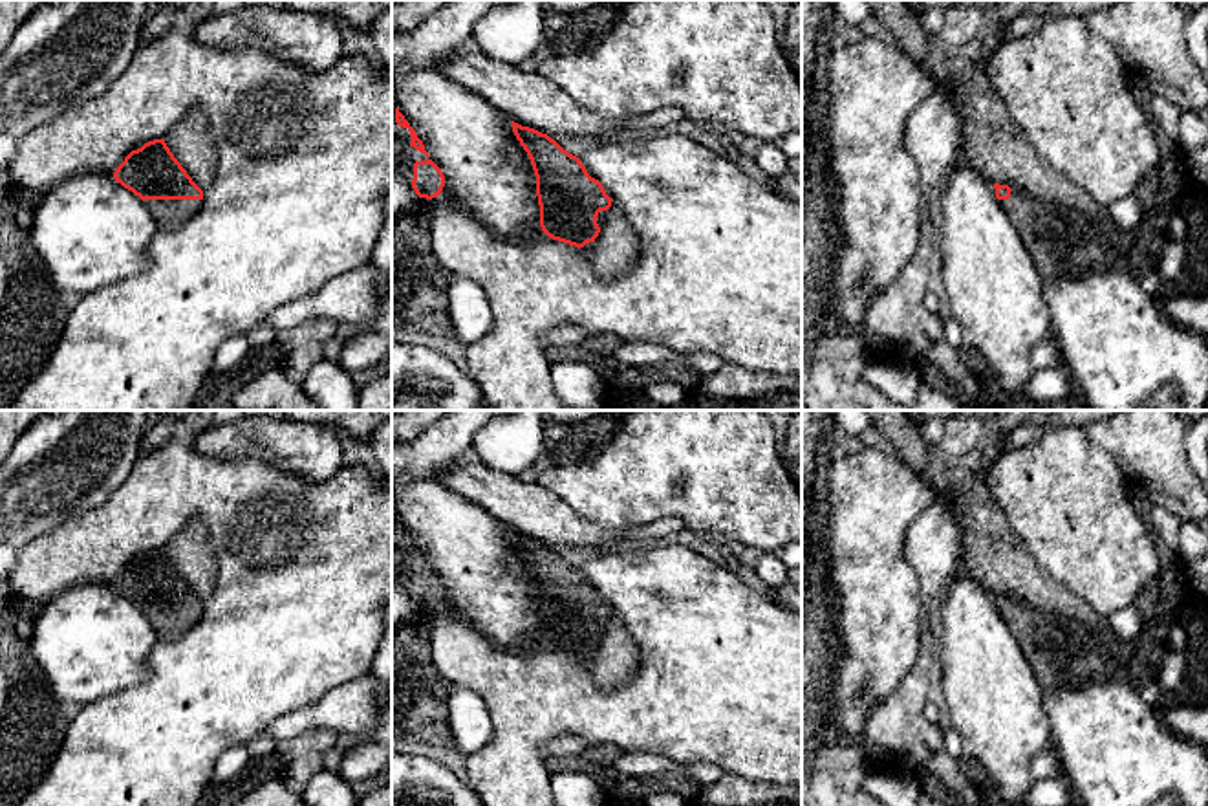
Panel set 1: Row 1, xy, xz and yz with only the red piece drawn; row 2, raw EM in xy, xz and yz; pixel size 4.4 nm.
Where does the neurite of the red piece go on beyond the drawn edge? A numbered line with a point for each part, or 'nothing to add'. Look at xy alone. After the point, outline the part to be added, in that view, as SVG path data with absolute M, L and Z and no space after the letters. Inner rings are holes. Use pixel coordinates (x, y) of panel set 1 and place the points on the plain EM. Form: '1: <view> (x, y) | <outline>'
1: xy (167, 623) | M145 610L159 639L178 639L201 617L203 610Z

